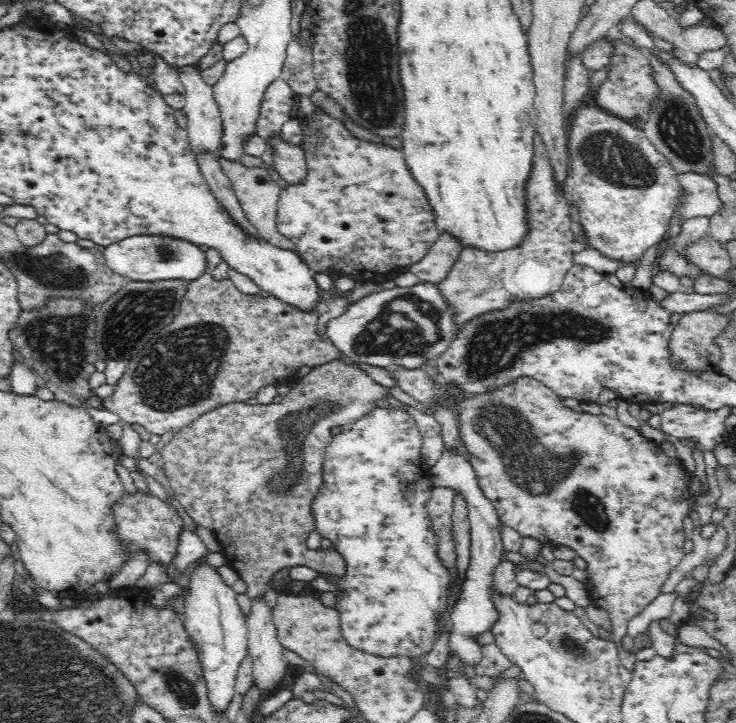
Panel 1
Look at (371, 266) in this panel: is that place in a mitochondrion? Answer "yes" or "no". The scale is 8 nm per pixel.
no

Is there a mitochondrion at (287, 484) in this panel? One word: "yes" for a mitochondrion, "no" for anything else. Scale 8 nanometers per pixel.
yes

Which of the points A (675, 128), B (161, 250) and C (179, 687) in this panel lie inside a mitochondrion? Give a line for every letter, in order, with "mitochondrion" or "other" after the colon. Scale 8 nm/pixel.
A: mitochondrion
B: mitochondrion
C: mitochondrion

